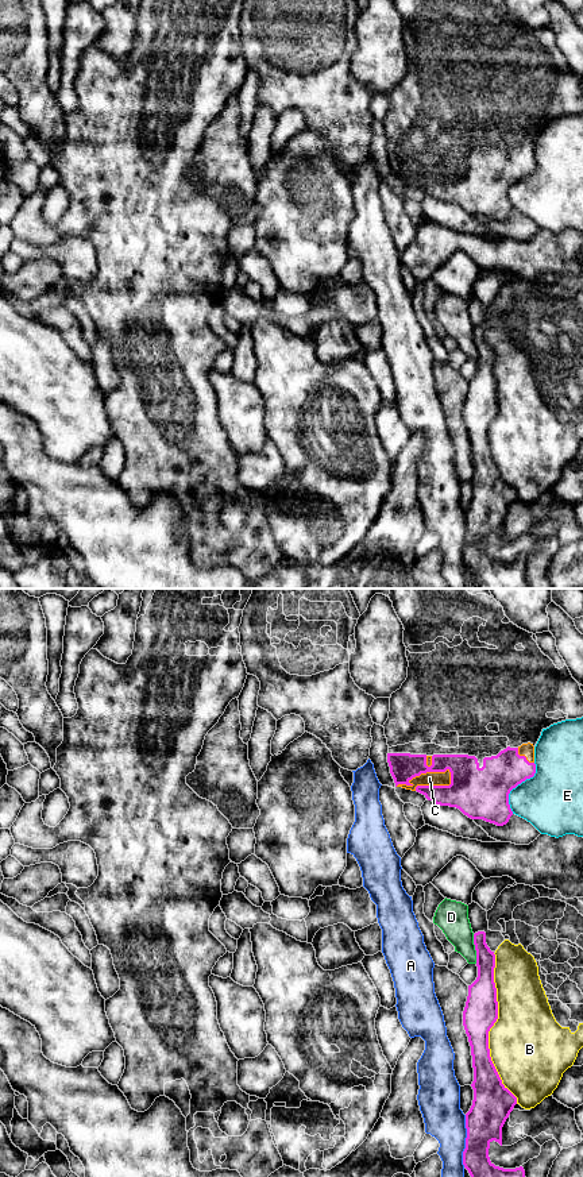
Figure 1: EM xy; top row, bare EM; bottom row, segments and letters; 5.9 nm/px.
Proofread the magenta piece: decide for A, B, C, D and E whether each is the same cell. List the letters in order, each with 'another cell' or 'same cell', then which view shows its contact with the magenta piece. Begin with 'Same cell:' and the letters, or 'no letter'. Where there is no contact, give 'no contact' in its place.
Same cell: C
A: another cell | xy
B: another cell | xy
C: same cell | xy
D: another cell | xy
E: another cell | xy

